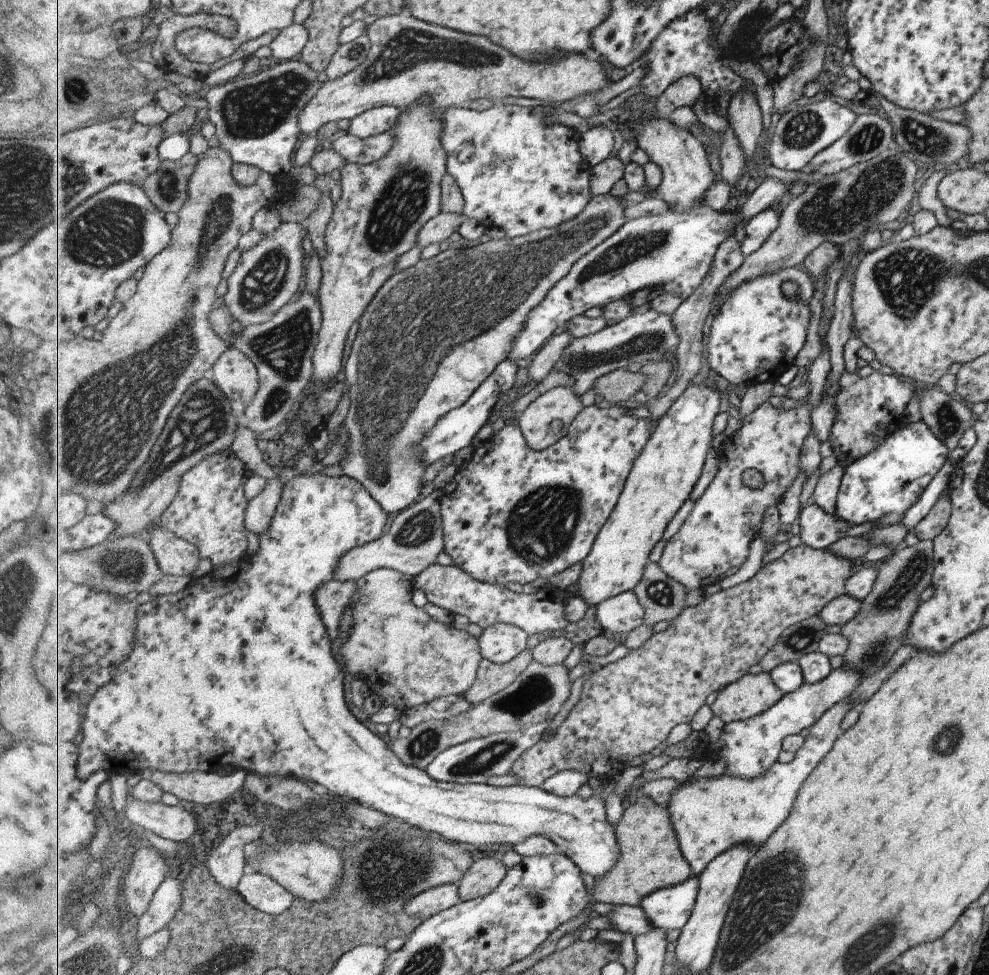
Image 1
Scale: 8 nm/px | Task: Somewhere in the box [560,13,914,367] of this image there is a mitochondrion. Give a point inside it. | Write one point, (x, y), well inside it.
(841, 206)

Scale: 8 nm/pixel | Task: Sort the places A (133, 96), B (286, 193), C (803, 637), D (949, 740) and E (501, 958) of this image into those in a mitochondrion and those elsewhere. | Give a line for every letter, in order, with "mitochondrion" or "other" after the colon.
A: other
B: other
C: mitochondrion
D: mitochondrion
E: other

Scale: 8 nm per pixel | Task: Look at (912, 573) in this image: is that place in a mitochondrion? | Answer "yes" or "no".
yes

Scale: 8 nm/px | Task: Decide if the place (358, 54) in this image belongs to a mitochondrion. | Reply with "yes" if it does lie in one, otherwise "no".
yes

